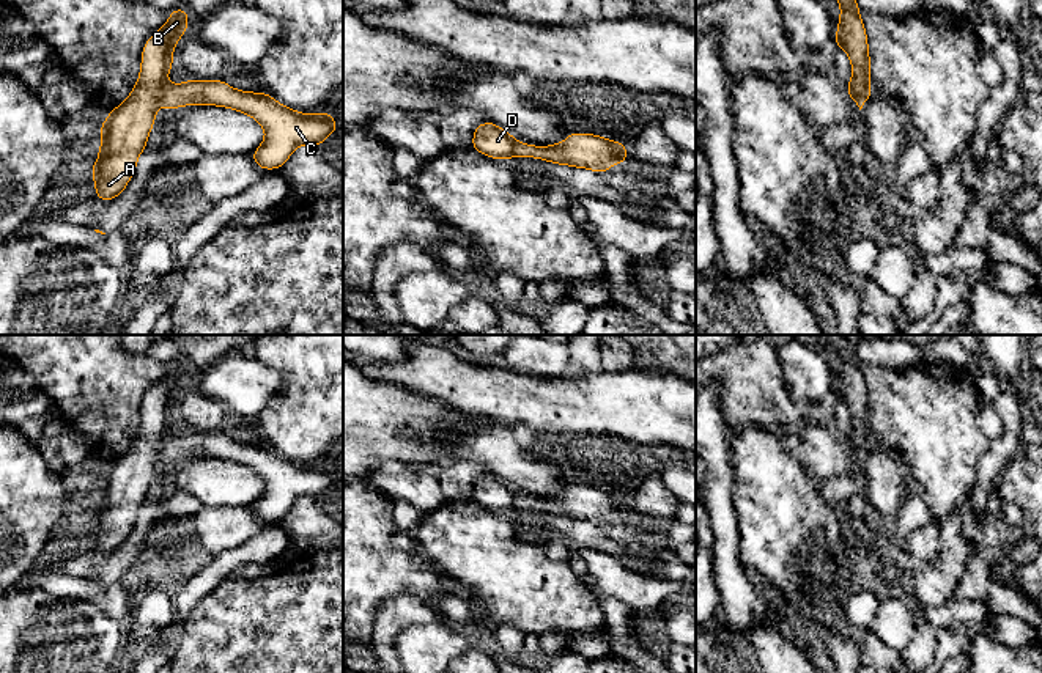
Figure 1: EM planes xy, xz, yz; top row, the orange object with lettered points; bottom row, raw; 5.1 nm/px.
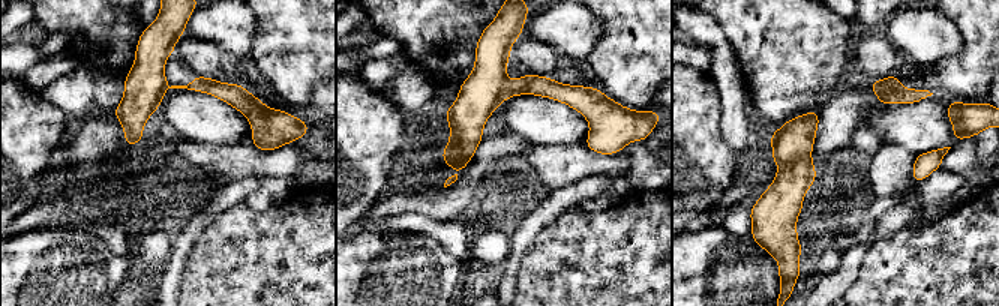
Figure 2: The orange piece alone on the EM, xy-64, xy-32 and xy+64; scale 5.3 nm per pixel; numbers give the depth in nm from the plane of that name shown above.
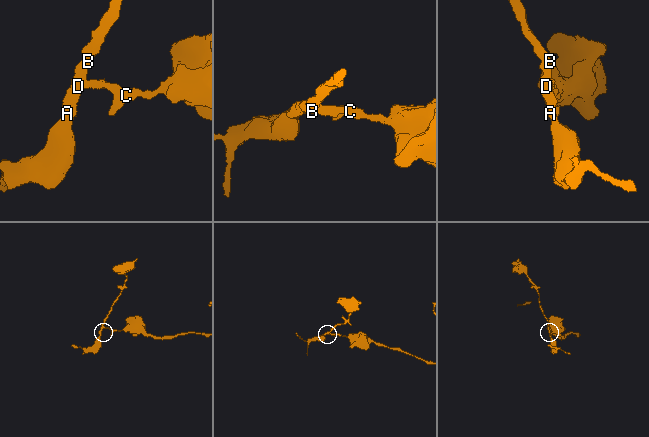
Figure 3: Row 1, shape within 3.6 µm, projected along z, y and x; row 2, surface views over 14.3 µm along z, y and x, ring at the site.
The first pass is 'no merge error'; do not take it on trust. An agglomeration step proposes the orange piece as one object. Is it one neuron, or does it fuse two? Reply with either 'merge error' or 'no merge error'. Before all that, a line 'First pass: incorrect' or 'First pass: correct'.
First pass: incorrect
merge error

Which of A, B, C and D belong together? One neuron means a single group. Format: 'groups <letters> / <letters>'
groups A B D / C

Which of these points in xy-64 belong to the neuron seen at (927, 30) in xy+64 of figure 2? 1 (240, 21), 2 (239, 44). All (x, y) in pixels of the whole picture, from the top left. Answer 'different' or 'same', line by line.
1: same
2: same

